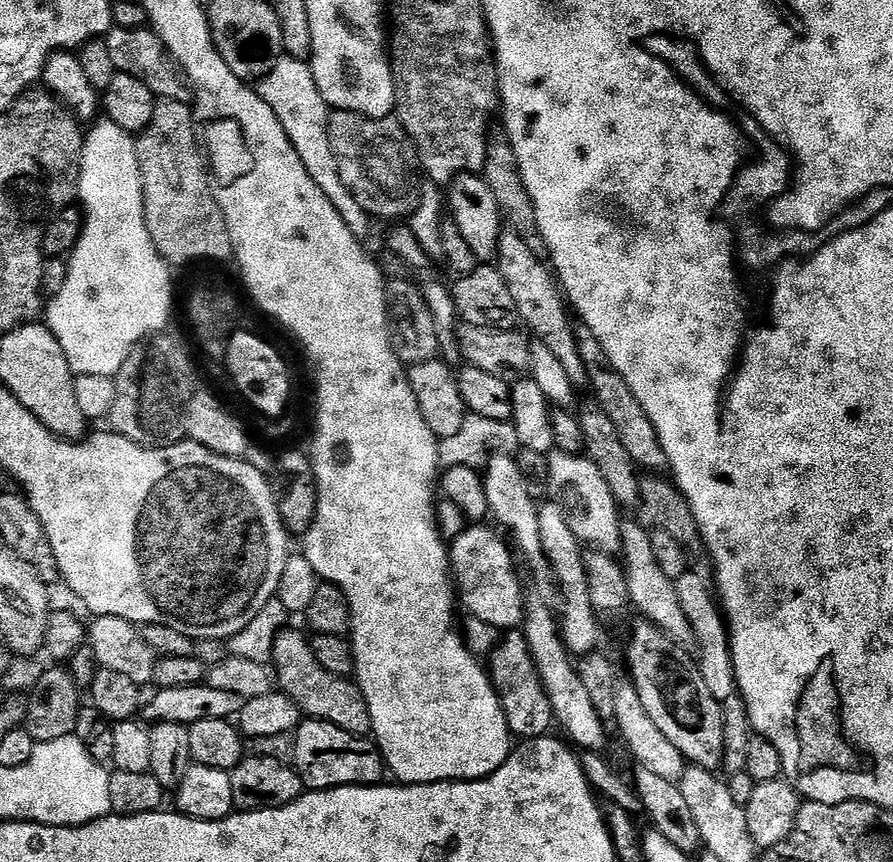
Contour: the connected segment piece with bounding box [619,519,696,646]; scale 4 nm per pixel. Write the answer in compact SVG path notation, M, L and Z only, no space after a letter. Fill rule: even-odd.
M625 519L620 525L620 551L626 574L626 586L631 607L640 611L639 615L658 626L674 642L685 646L695 645L694 630L690 630L690 622L686 613L678 602L678 590L676 582L666 578L666 573L659 568L658 562L654 562L654 546L652 545L652 532L644 529L642 525Z

